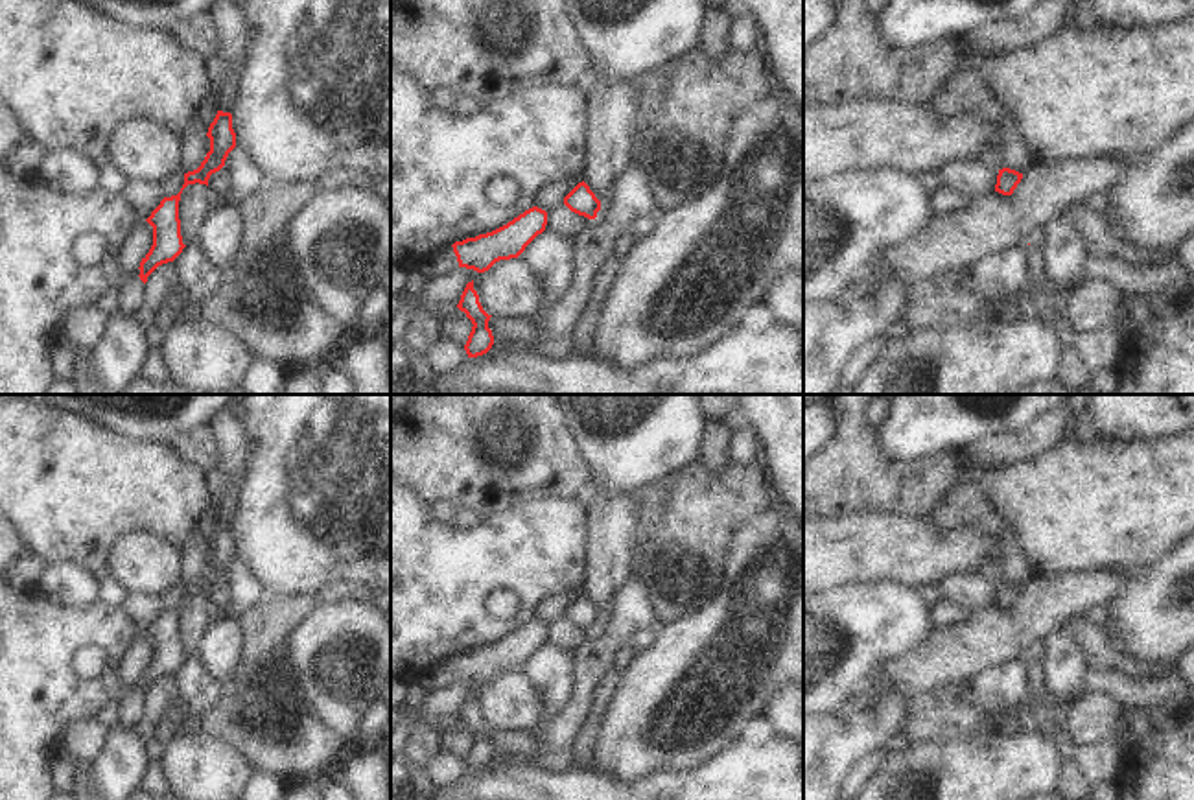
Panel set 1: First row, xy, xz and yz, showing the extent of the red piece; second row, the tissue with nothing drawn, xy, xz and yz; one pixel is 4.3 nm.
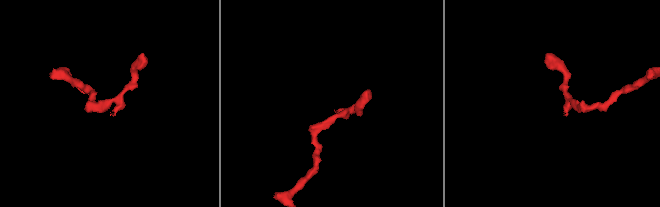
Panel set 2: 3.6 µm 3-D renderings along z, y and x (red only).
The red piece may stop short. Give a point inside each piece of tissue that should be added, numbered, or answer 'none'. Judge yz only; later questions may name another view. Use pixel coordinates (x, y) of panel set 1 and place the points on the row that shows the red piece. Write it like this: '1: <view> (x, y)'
none

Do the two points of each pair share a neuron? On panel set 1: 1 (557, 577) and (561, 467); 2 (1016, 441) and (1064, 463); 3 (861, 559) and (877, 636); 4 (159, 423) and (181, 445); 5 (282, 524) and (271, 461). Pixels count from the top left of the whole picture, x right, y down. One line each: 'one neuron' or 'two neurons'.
1: two neurons
2: two neurons
3: two neurons
4: two neurons
5: one neuron

